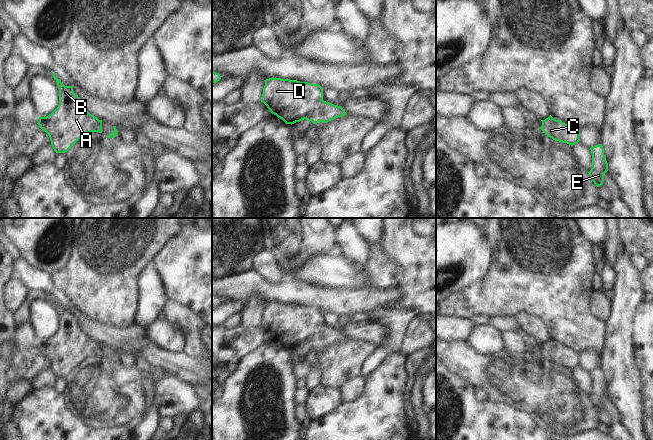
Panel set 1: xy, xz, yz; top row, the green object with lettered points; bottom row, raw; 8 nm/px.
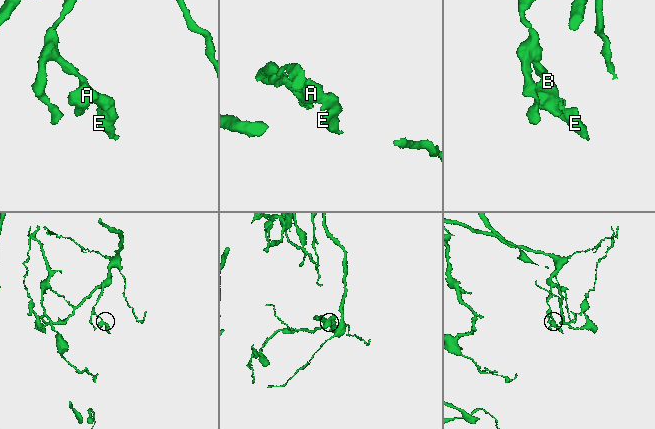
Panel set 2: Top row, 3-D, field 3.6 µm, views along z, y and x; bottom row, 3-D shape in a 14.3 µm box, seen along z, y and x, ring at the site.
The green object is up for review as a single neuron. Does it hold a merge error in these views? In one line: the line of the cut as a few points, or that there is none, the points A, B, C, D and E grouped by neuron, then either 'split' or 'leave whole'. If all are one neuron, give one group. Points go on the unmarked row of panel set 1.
no cut; A B C D E; leave whole

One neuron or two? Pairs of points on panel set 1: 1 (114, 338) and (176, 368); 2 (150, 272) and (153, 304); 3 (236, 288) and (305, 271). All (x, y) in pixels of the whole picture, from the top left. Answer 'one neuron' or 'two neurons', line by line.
1: one neuron
2: one neuron
3: two neurons

